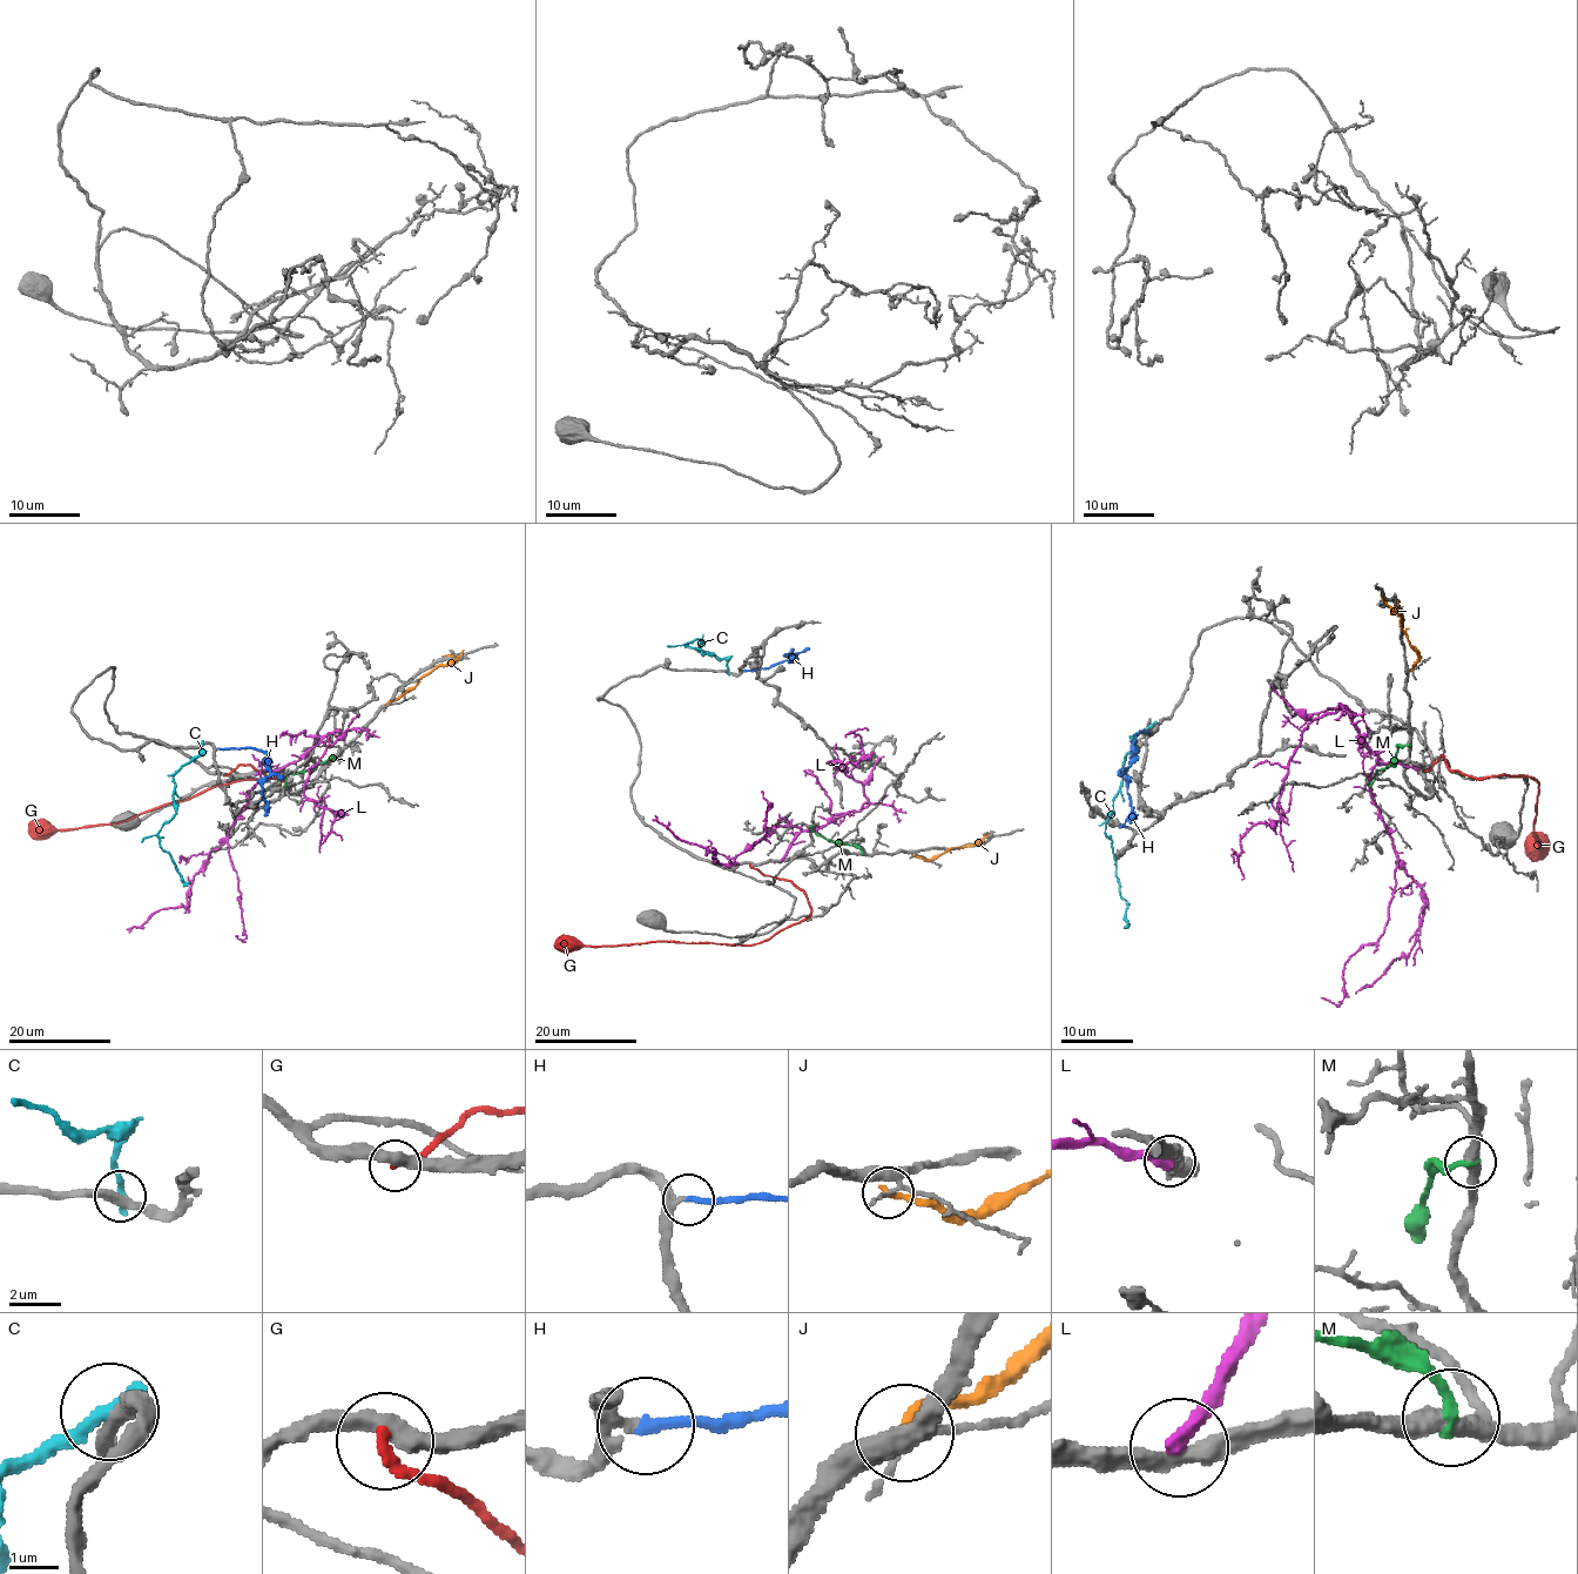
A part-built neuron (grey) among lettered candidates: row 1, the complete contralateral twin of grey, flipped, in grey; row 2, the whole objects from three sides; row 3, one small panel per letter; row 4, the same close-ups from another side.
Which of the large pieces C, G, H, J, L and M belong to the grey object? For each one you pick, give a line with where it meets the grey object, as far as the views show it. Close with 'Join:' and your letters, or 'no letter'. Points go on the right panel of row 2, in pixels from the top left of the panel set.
H: Touches grey at (1151, 733)
Join: H

